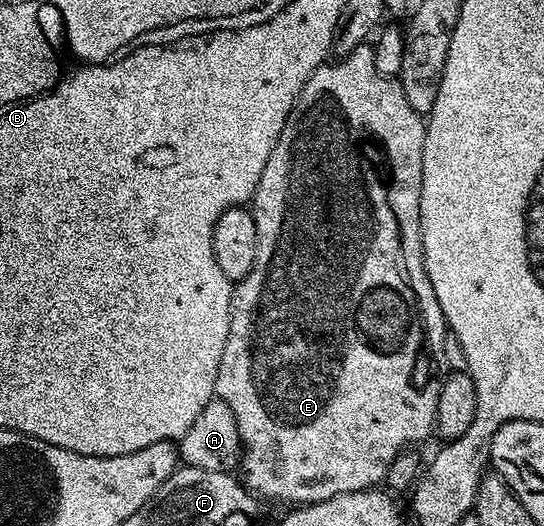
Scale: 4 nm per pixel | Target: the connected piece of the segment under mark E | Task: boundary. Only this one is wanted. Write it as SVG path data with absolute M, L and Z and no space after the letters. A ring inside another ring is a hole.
M366 43L355 47L345 57L339 57L330 60L328 63L319 66L307 79L271 155L267 159L267 167L263 167L263 175L259 175L257 189L253 192L251 202L251 212L255 219L255 231L257 232L257 258L255 267L241 281L236 282L233 287L233 298L231 299L231 315L229 316L229 334L227 343L223 347L223 359L219 359L219 371L215 379L213 392L216 400L227 403L231 407L231 415L235 415L235 423L239 427L239 439L241 440L241 460L239 462L239 477L246 489L260 498L270 497L273 501L290 501L288 504L293 507L303 505L314 505L320 501L331 499L335 495L343 495L351 491L363 491L380 486L387 475L387 467L400 453L406 452L410 447L417 447L420 441L425 441L435 433L437 424L437 408L439 407L439 391L443 391L443 383L447 376L447 366L445 364L445 352L443 351L443 339L447 332L445 316L439 307L439 303L430 296L431 290L426 284L424 275L425 262L421 256L420 248L413 247L408 253L401 245L414 244L414 234L418 232L421 224L421 184L423 183L423 147L425 146L426 122L422 114L416 113L407 103L407 95L403 95L403 87L400 80L384 77L375 67L375 55L373 54L373 45Z

